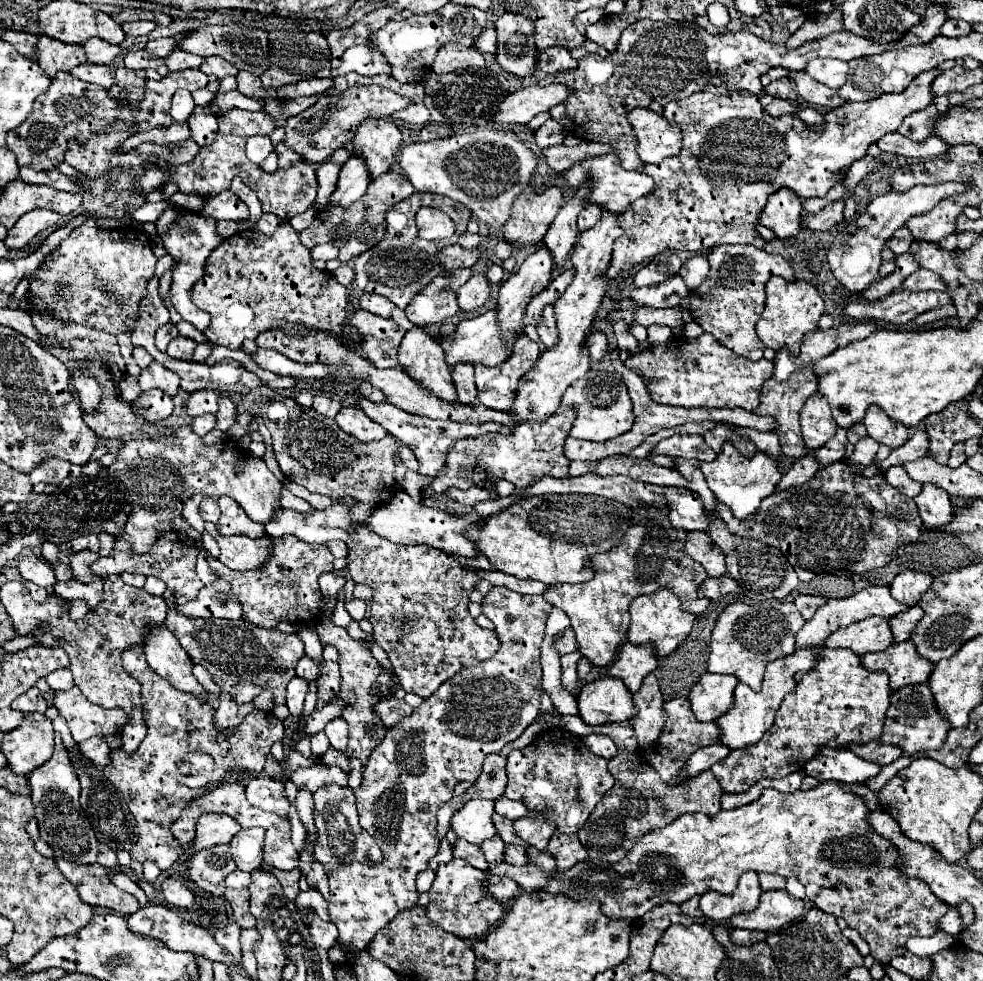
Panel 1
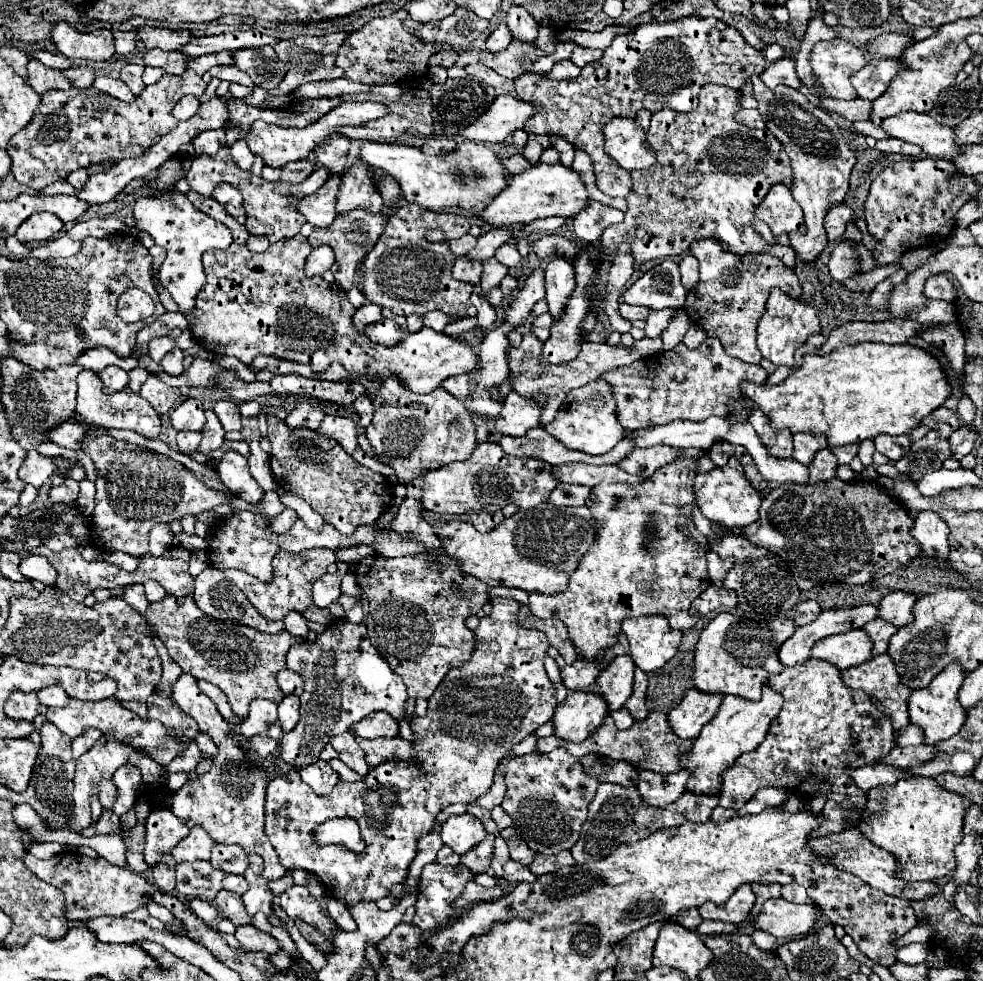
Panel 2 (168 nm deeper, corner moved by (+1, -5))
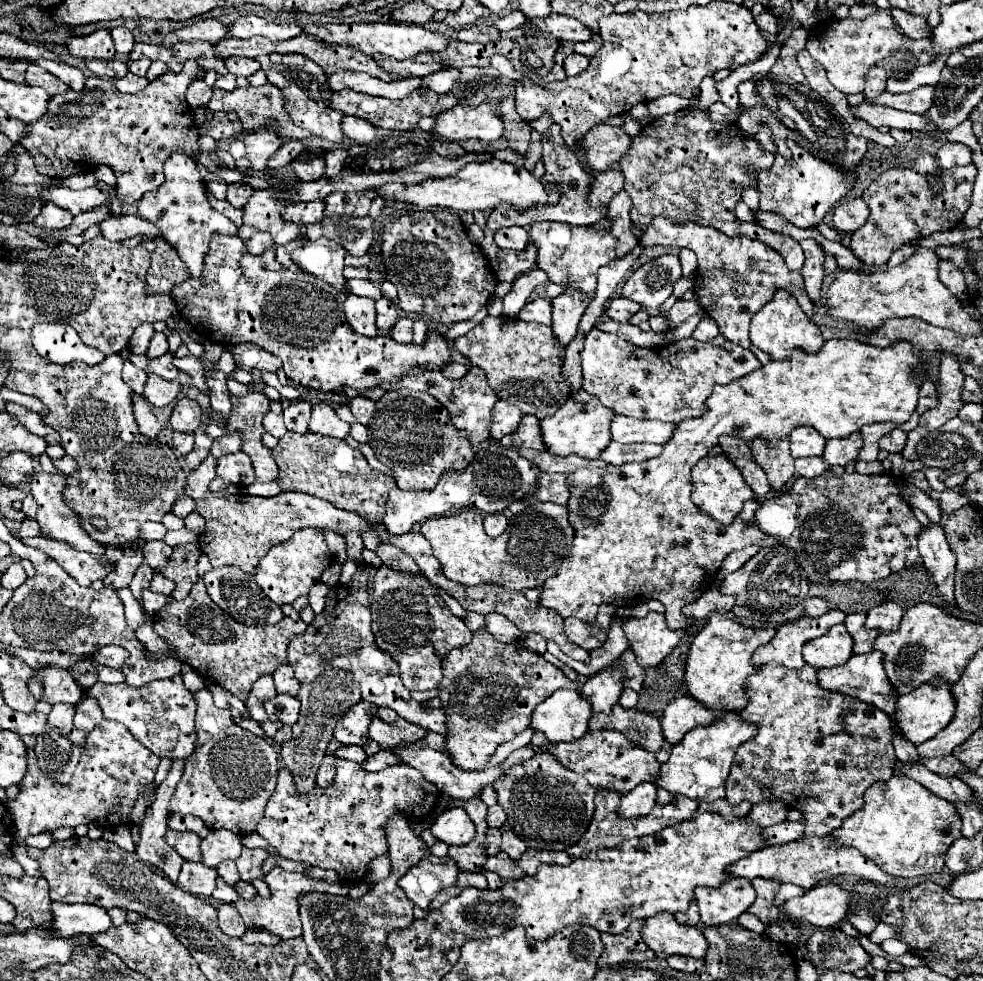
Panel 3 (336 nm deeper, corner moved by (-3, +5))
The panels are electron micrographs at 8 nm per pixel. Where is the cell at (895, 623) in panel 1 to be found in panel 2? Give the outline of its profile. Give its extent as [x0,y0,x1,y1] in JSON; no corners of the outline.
[864,620,898,656]

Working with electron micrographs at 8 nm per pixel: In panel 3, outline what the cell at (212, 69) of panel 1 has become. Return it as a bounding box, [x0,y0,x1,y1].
[226,56,258,76]

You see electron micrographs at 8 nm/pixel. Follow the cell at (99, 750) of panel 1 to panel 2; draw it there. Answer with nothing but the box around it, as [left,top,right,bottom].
[72,728,100,758]

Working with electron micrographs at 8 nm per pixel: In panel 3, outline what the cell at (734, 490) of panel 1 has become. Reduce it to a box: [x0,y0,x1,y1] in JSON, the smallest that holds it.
[692,456,756,526]

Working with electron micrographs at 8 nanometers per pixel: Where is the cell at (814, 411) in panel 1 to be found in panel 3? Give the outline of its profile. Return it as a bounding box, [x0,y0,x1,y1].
[788,426,826,458]

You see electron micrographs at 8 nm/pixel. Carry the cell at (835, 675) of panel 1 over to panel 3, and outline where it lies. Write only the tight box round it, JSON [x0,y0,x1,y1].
[726,664,896,838]

